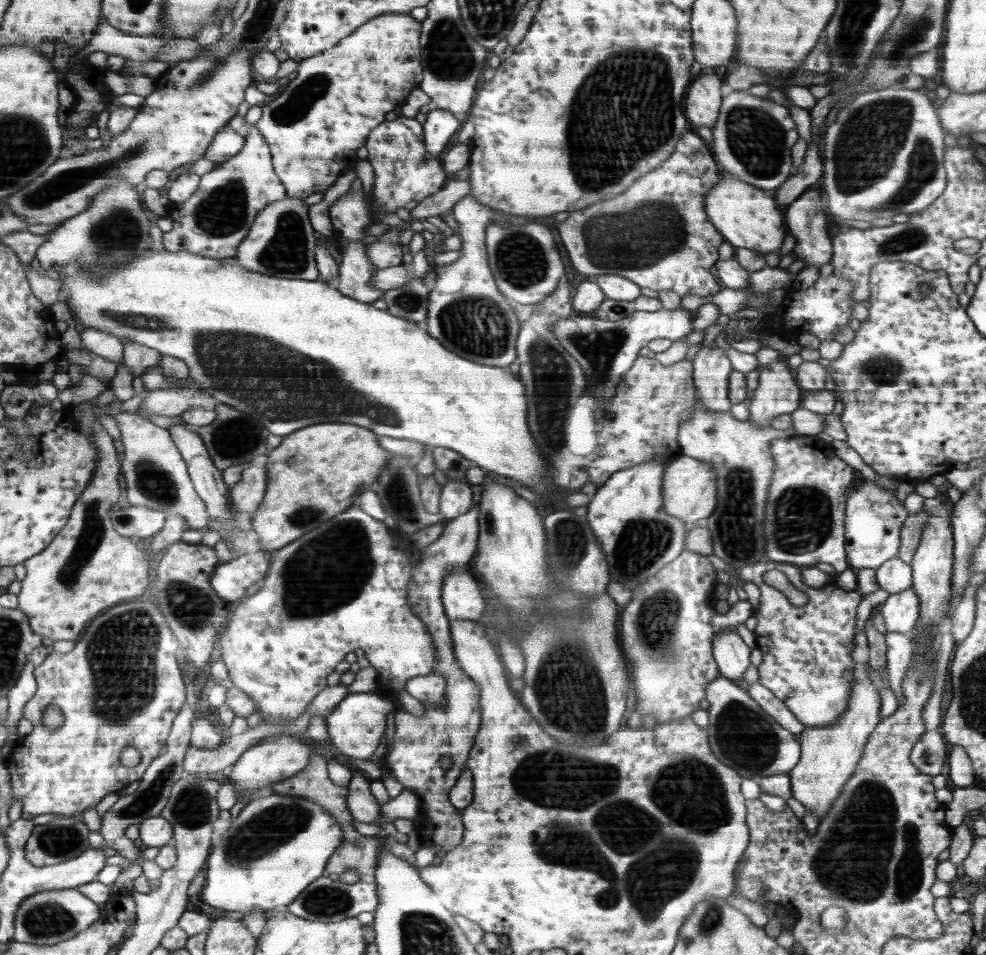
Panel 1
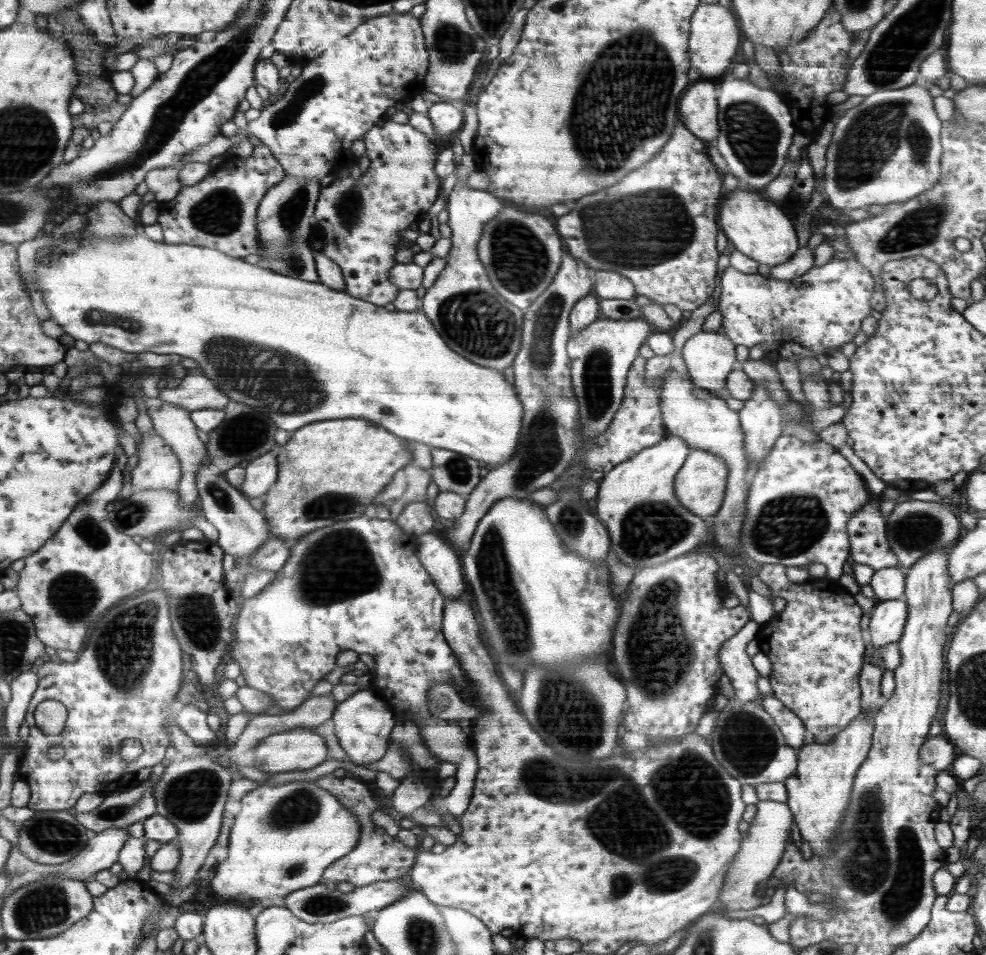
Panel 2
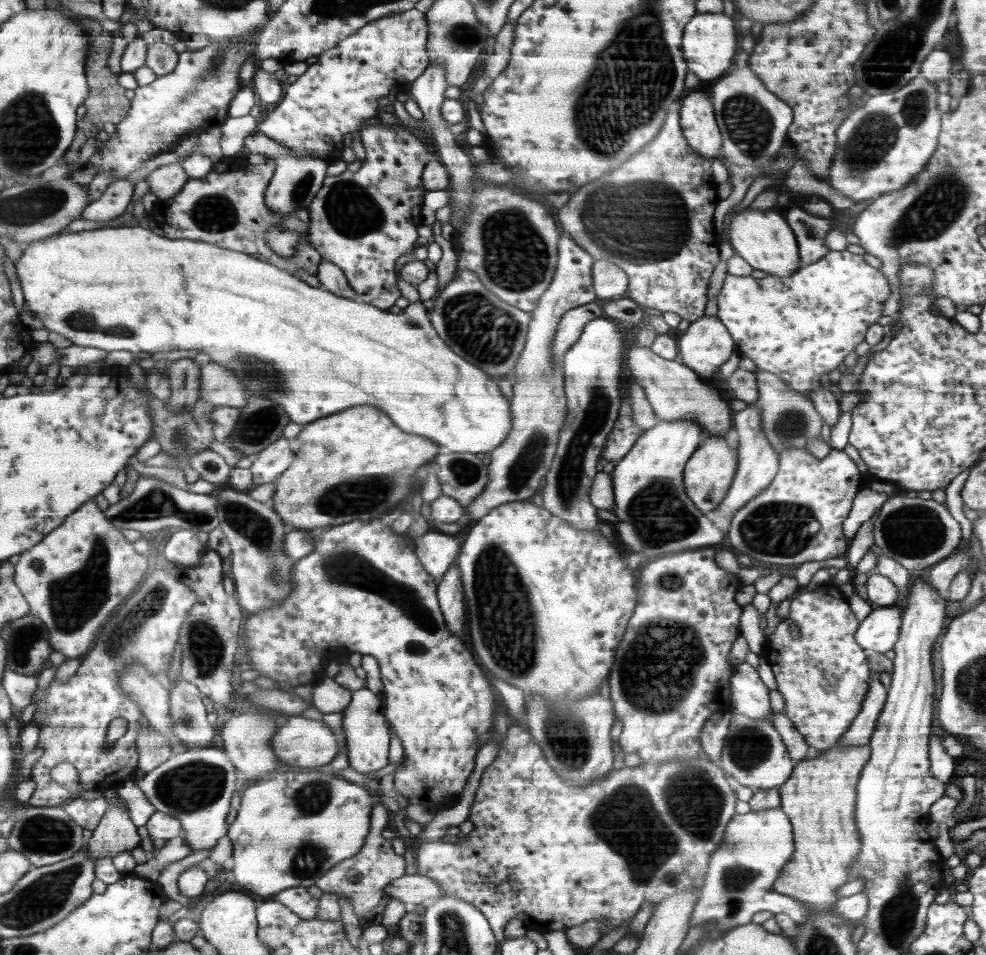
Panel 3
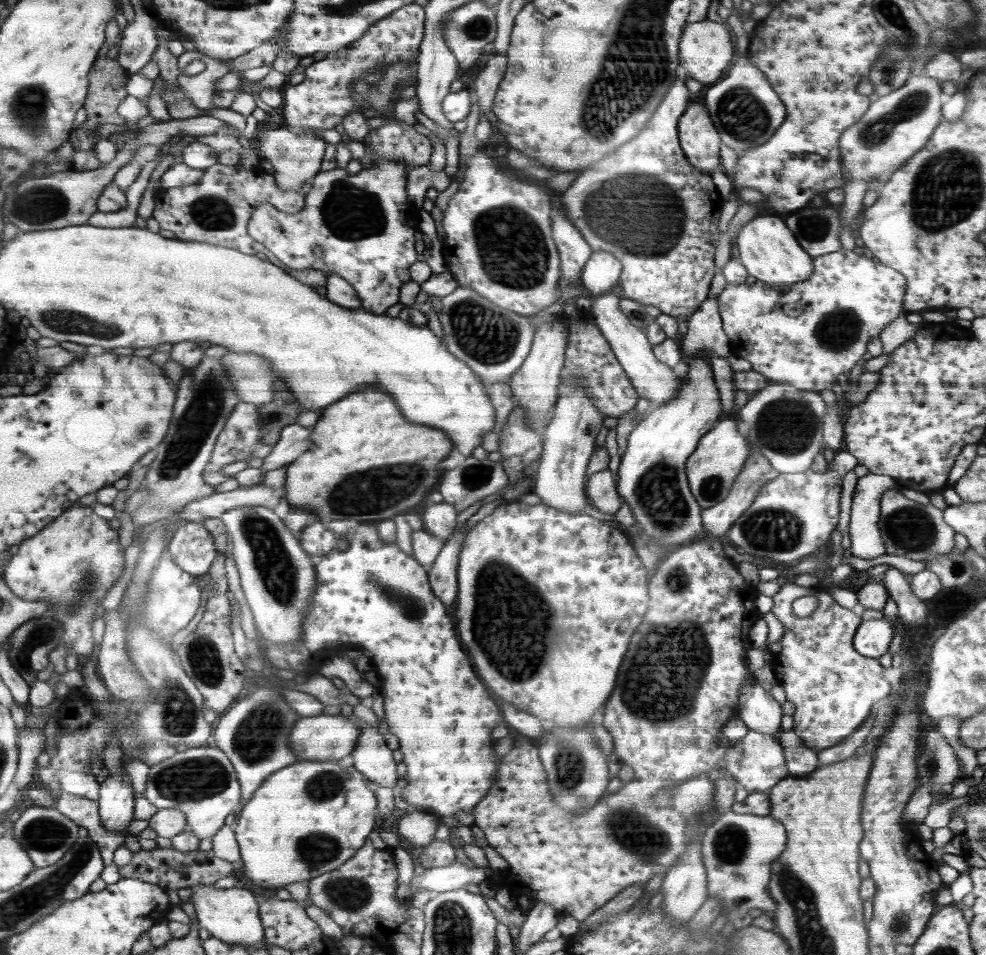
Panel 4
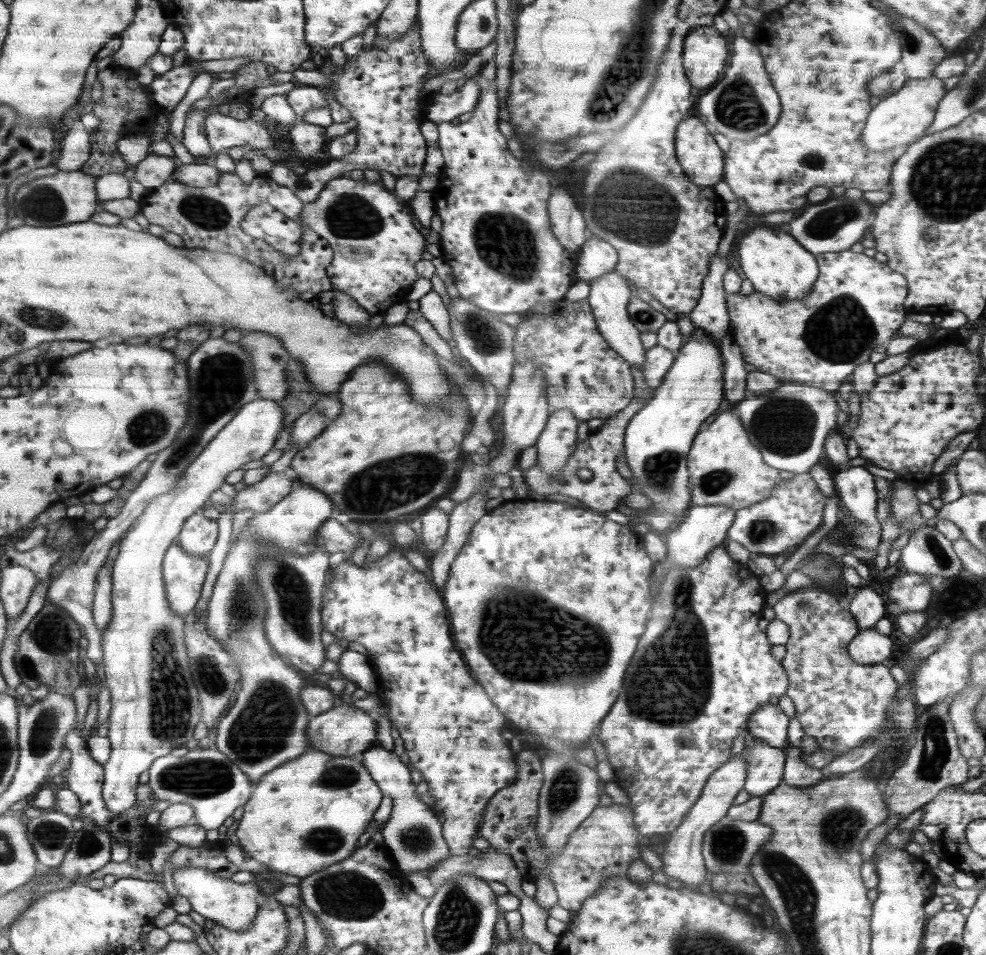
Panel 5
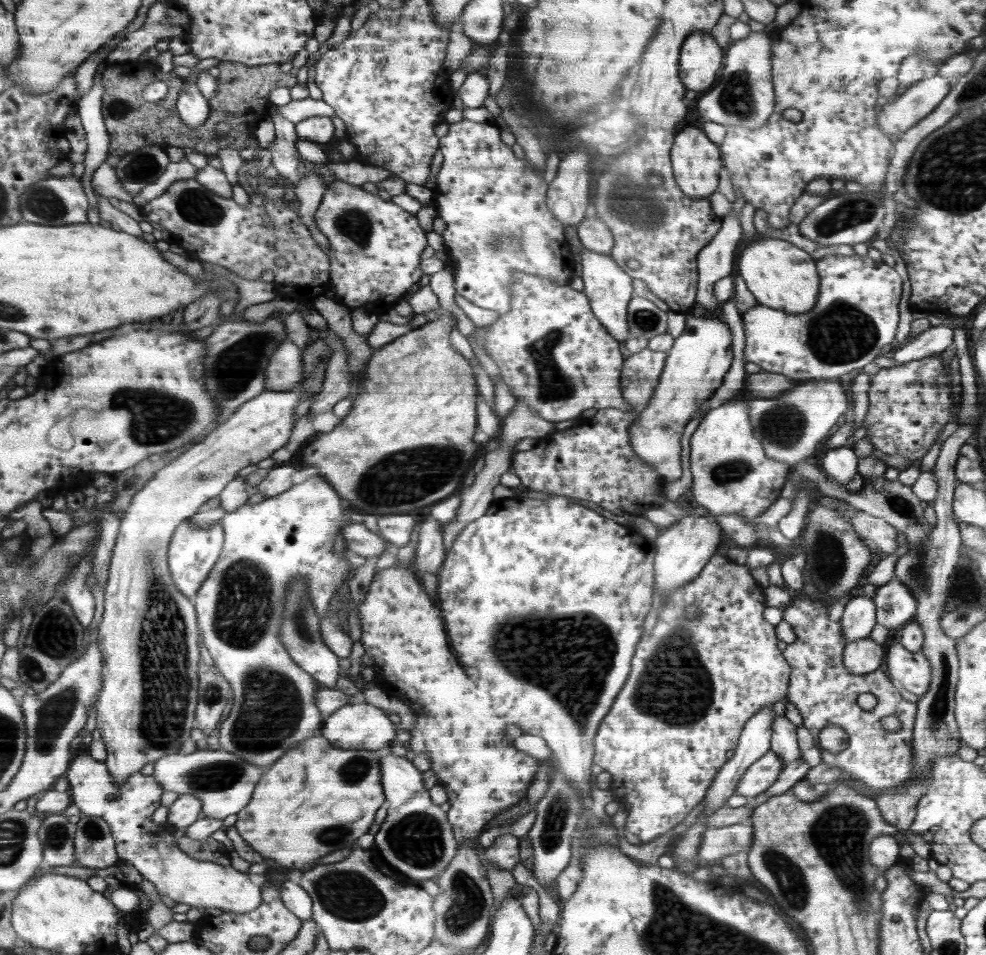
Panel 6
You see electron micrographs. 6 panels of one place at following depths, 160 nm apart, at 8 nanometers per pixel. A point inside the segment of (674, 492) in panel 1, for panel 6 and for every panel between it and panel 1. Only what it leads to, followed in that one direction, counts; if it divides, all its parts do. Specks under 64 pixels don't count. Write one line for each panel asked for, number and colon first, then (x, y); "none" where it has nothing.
2: (699, 486)
3: (706, 478)
4: (712, 468)
5: (726, 468)
6: (732, 474)

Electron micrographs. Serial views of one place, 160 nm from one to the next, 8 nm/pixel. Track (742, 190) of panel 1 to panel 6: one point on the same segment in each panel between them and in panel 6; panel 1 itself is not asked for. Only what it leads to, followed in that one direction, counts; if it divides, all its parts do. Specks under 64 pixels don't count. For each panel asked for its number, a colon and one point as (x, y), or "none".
2: (753, 226)
3: (763, 238)
4: (768, 249)
5: (775, 262)
6: (780, 275)

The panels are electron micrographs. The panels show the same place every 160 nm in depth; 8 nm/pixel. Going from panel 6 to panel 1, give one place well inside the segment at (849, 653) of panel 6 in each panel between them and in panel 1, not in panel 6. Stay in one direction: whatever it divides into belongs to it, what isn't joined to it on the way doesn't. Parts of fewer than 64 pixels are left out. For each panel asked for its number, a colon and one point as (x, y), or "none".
1: (900, 611)
2: (889, 617)
3: (879, 632)
4: (873, 638)
5: (870, 646)

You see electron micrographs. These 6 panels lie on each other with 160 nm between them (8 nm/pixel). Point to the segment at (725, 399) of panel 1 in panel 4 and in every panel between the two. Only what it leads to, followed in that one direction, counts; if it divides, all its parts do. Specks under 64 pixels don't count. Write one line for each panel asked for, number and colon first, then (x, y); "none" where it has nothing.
2: (709, 355)
3: (707, 344)
4: (705, 335)

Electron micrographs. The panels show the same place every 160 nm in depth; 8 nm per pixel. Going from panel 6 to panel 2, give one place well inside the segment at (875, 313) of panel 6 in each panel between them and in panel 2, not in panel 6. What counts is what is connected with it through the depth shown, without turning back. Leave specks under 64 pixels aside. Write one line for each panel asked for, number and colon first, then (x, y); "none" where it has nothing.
2: (793, 319)
3: (799, 327)
4: (806, 334)
5: (857, 303)

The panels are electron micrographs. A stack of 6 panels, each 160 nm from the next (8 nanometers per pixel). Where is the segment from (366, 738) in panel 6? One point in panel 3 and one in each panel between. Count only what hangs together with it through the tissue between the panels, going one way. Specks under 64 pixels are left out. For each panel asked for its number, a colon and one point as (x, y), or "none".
3: (301, 742)
4: (322, 737)
5: (342, 731)

